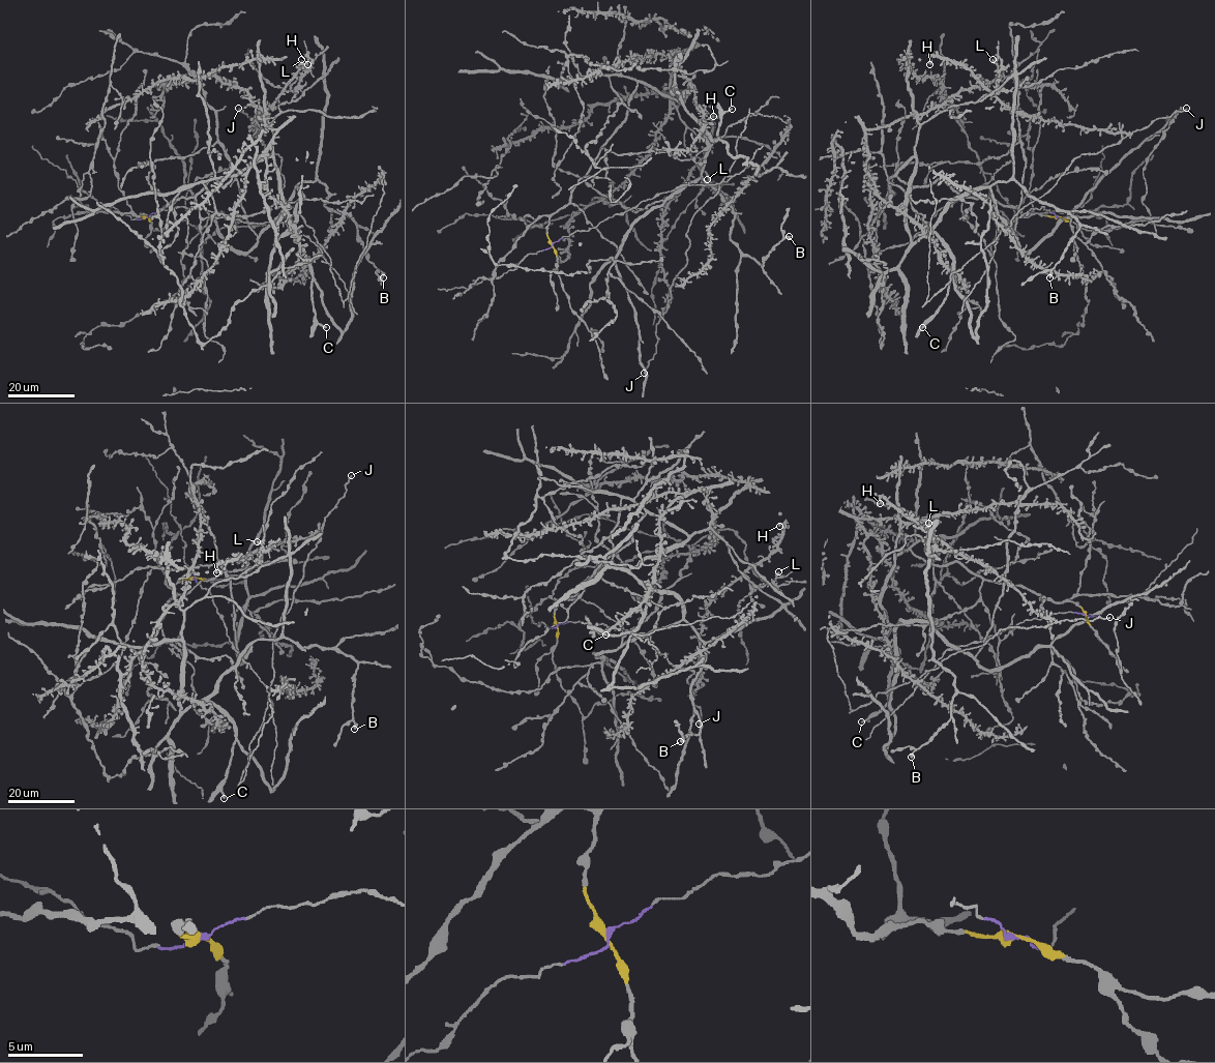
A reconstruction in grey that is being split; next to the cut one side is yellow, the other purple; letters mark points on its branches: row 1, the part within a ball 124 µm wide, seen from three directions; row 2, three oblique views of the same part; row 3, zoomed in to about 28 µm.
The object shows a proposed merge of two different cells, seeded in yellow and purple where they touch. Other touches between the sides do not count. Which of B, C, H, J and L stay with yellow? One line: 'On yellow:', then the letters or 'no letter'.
On yellow: B, C, L

